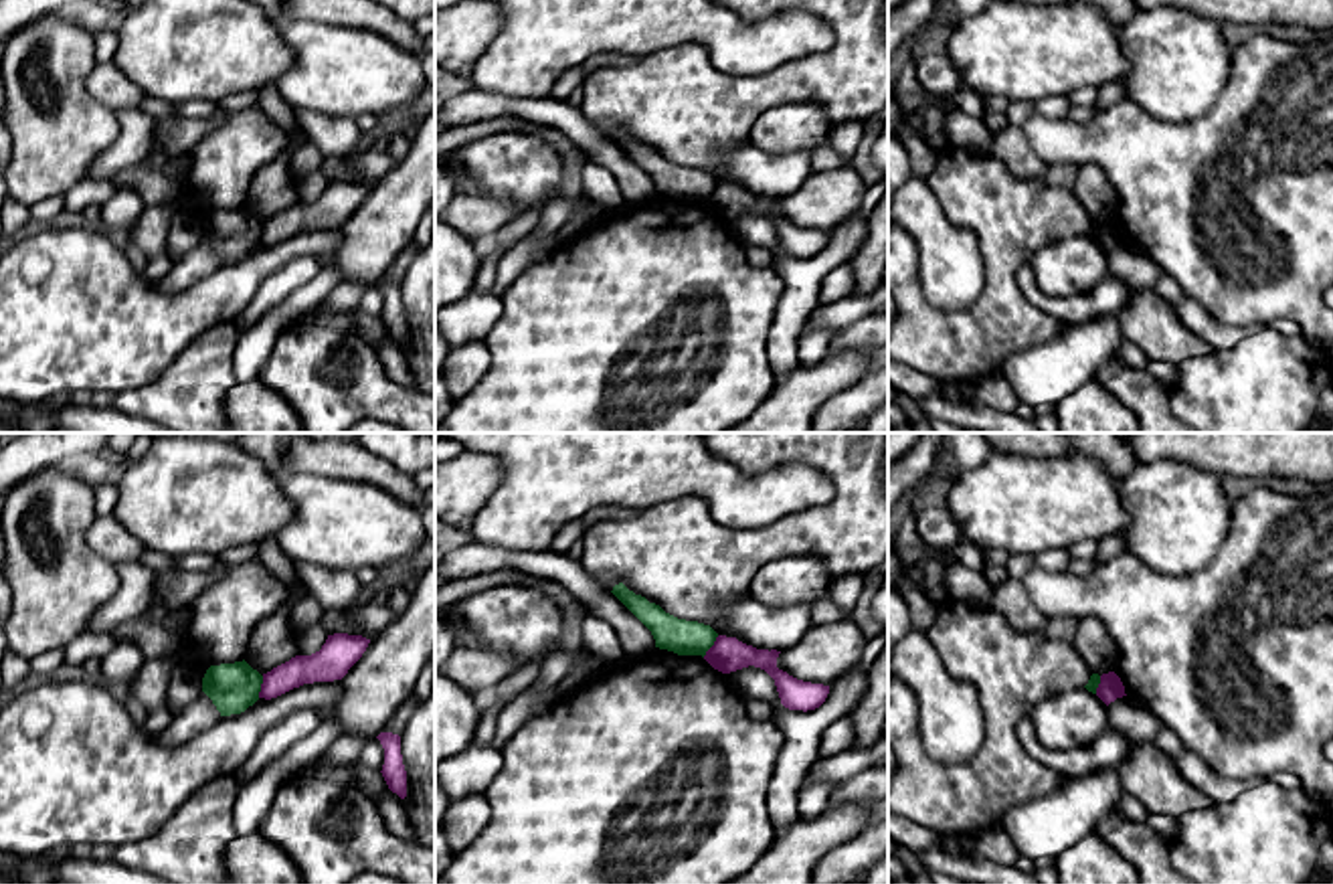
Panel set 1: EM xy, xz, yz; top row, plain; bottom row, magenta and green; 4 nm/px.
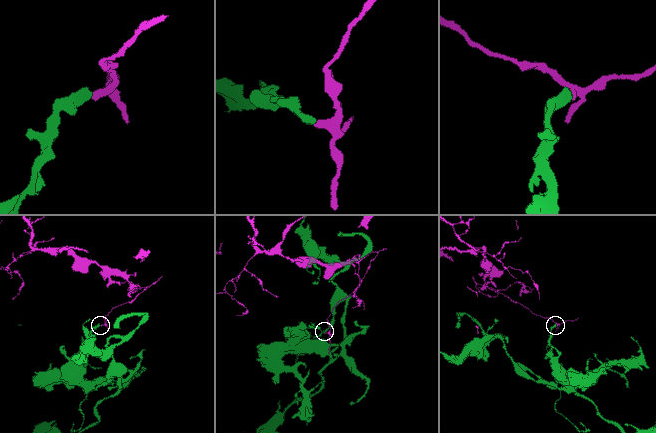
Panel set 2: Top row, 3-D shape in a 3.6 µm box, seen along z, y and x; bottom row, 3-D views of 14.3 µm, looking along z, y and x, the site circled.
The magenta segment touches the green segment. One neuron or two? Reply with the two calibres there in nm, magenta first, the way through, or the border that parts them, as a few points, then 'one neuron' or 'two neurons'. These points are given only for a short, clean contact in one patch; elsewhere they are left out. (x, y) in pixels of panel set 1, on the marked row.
120/190 nm | along xy (263, 676), (257, 696) | two neurons

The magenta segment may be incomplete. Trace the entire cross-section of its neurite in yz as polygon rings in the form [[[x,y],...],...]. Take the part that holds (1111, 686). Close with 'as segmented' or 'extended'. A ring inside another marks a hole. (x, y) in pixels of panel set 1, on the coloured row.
[[[1115,672],[1102,674],[1096,696],[1108,706],[1117,698],[1127,696],[1121,678]]]; as segmented

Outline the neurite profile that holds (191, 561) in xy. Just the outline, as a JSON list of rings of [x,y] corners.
[[[174,552],[174,562],[180,572],[208,572],[216,564],[220,564],[218,554],[204,552]]]

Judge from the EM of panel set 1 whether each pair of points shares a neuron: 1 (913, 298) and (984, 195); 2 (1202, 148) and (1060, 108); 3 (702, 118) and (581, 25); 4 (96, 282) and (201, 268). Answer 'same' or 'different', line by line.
1: same
2: different
3: different
4: different

